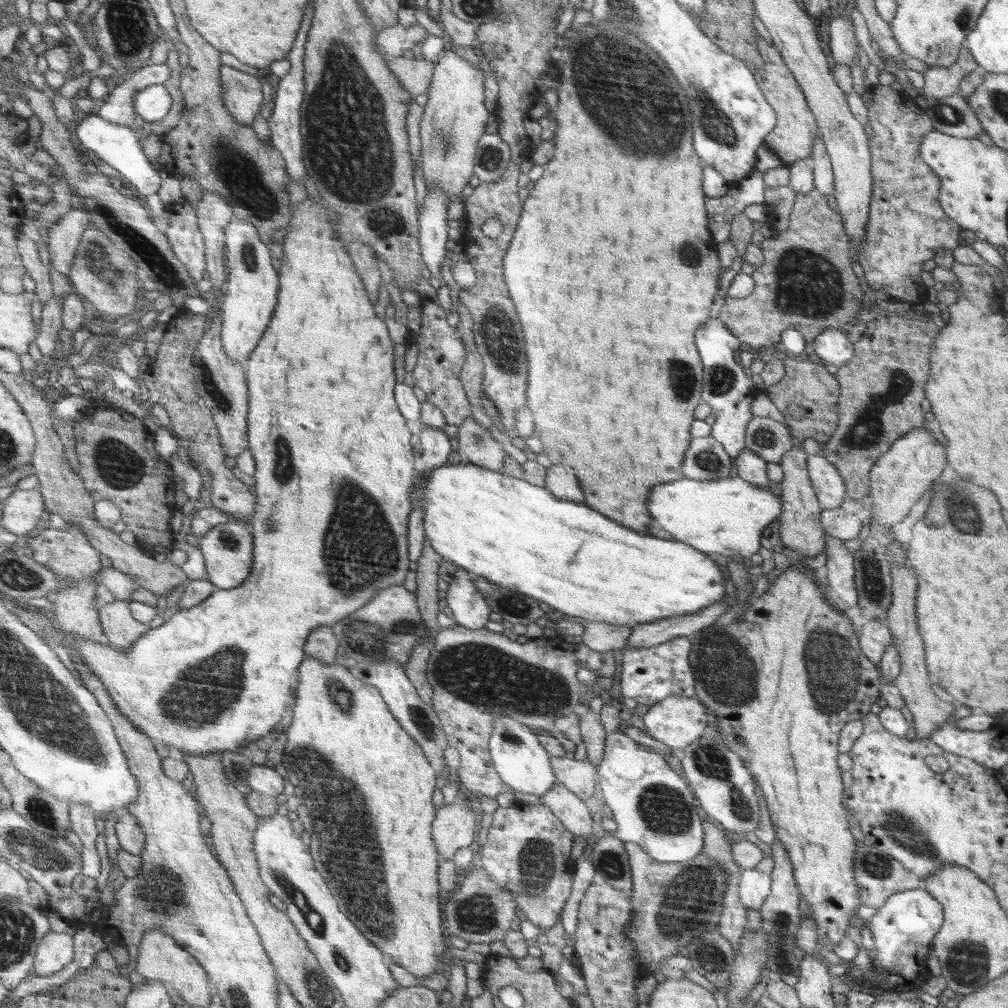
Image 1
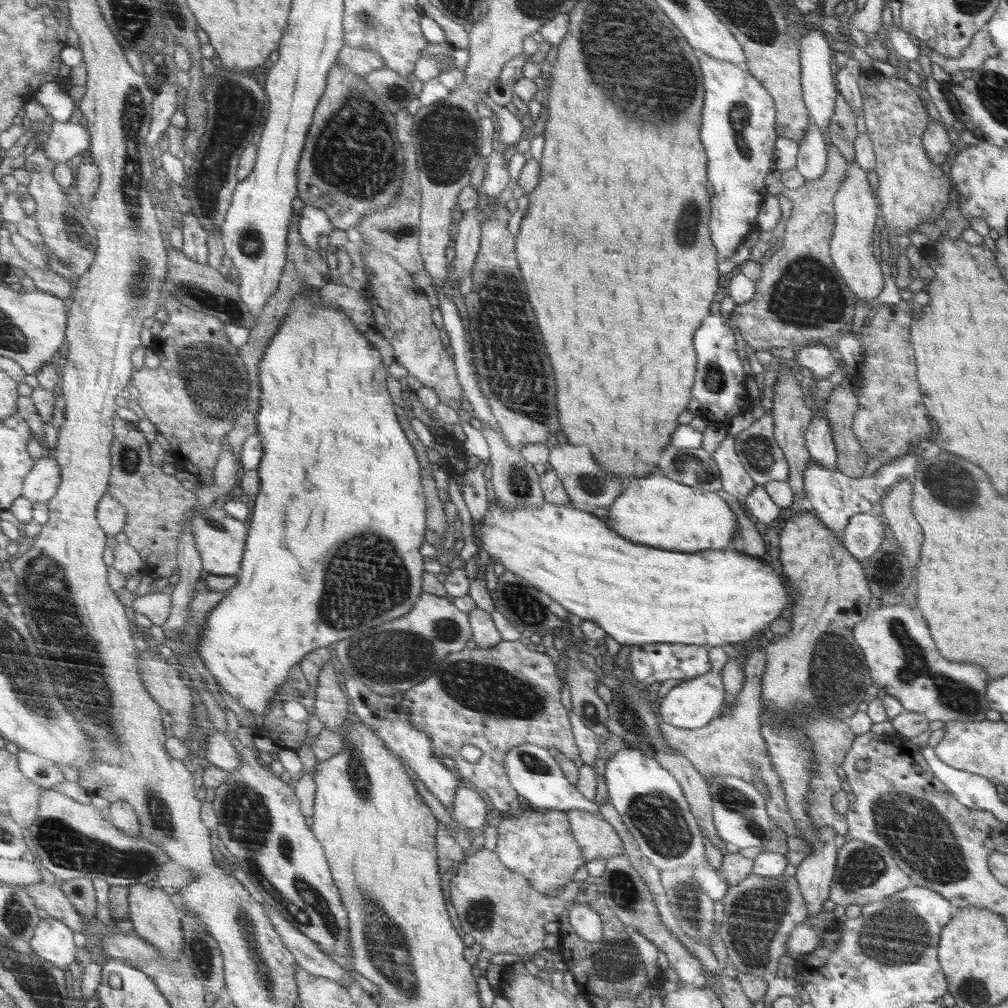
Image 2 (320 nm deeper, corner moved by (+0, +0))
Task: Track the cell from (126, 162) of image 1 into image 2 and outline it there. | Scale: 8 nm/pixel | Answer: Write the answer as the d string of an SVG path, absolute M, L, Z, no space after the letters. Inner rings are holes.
M47 82L35 92L34 100L46 109L46 113L58 122L68 122L77 102L58 83Z

